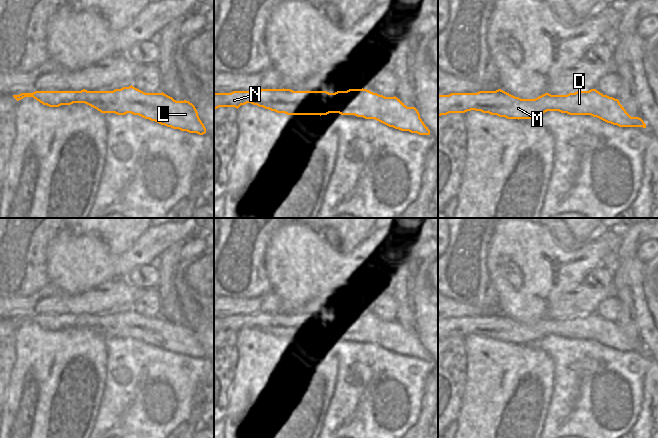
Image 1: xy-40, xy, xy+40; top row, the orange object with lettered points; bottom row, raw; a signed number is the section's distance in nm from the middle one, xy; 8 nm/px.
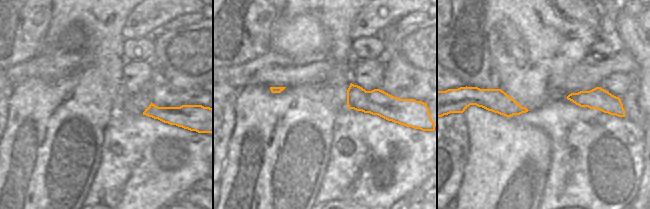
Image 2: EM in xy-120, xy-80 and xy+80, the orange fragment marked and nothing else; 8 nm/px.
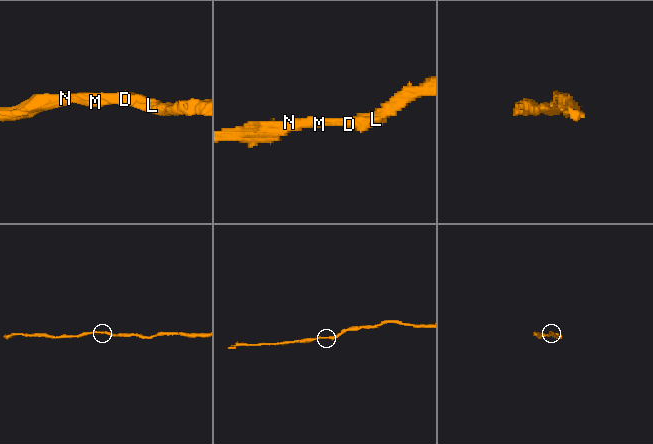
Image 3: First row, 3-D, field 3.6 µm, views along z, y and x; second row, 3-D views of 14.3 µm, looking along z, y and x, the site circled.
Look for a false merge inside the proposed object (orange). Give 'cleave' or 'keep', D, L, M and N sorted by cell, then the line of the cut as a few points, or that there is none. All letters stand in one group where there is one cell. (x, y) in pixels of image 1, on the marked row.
keep; groups D L M N; cut none

